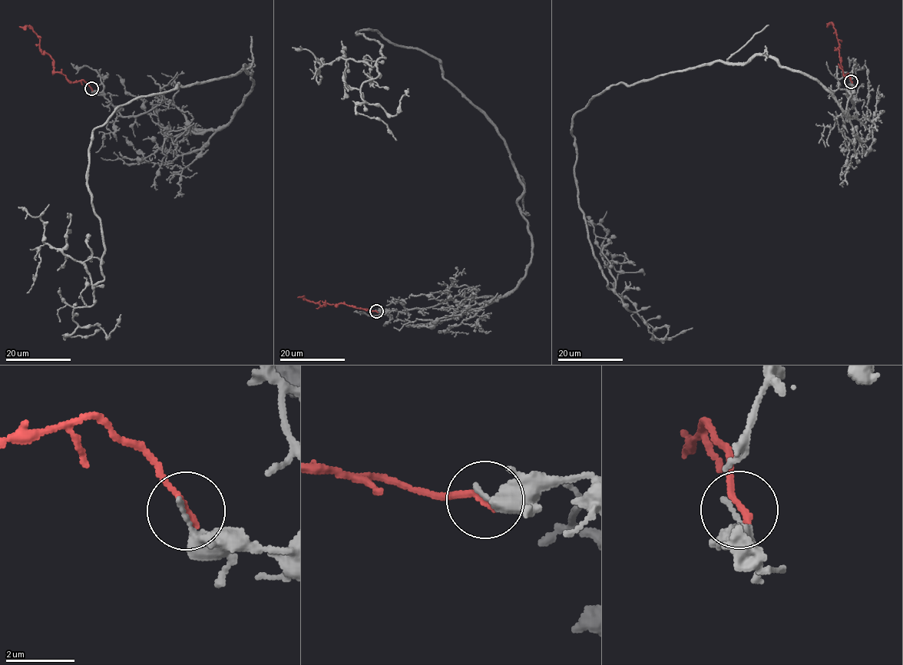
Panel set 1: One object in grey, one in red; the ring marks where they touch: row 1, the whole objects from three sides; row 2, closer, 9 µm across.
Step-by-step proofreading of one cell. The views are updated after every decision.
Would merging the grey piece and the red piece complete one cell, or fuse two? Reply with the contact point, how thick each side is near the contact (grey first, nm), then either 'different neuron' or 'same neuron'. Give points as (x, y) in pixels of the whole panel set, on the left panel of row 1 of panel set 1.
(91, 88) | 300/220 nm | different neuron

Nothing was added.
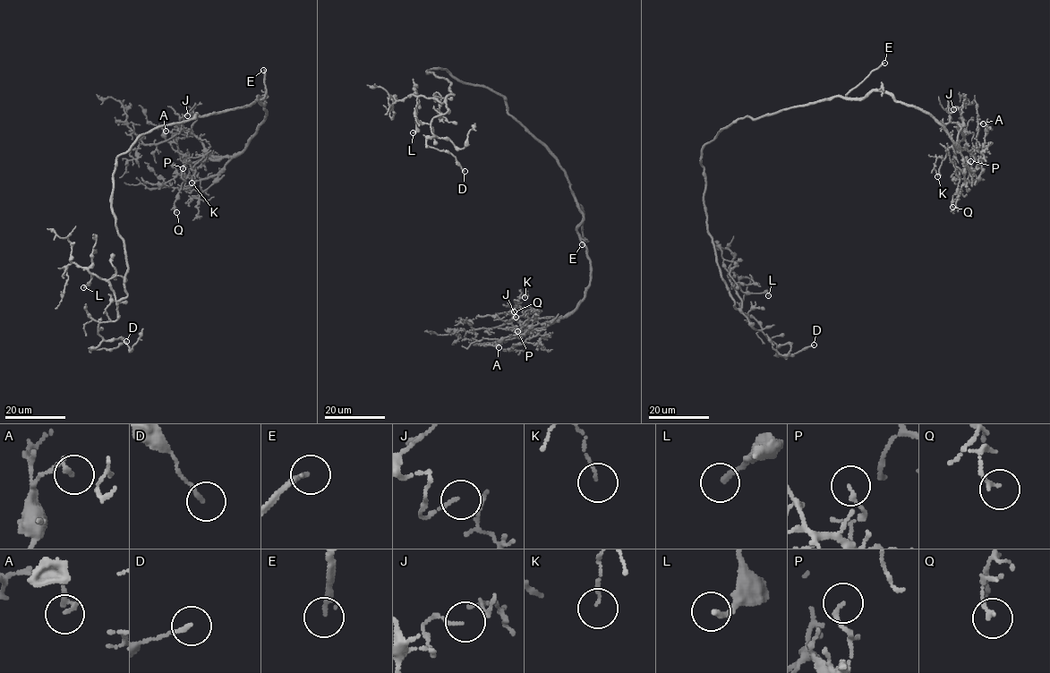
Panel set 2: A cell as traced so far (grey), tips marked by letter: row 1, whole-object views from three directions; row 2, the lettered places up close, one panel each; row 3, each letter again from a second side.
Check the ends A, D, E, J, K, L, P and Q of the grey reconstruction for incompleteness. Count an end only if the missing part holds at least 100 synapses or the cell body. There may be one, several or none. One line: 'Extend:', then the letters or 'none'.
Extend: E

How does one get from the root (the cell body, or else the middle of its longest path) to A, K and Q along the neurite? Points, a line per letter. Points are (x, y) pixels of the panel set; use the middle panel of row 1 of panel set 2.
A: (524, 126), (567, 178), (583, 216), (576, 230), (591, 280), (572, 312), (499, 347)
K: (524, 126), (567, 178), (583, 216), (576, 230), (591, 279), (563, 316), (517, 308), (524, 297)
Q: (524, 126), (567, 178), (591, 280), (563, 316), (514, 311)

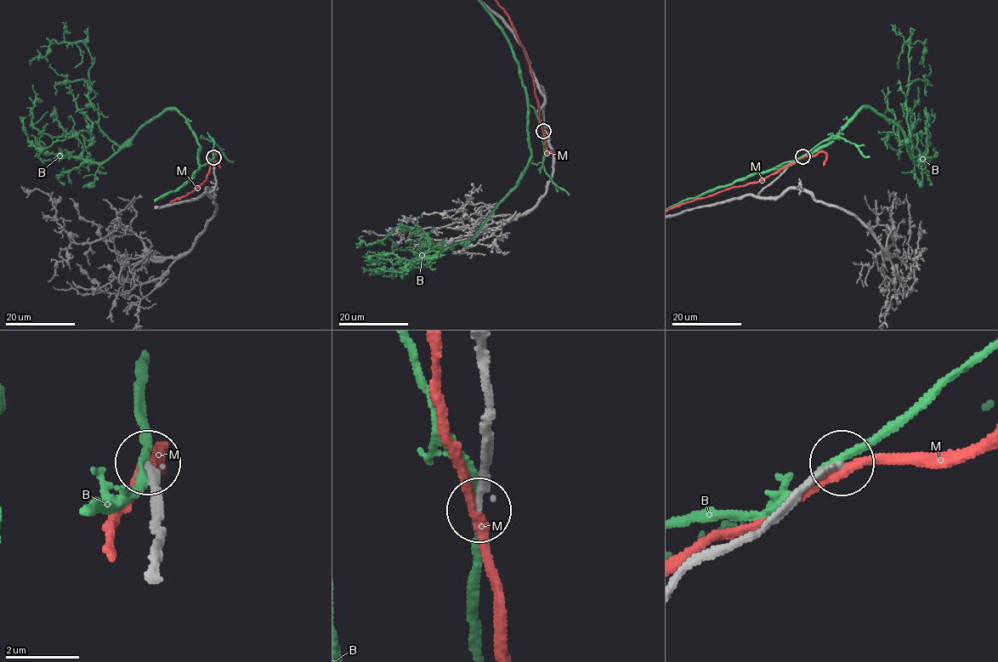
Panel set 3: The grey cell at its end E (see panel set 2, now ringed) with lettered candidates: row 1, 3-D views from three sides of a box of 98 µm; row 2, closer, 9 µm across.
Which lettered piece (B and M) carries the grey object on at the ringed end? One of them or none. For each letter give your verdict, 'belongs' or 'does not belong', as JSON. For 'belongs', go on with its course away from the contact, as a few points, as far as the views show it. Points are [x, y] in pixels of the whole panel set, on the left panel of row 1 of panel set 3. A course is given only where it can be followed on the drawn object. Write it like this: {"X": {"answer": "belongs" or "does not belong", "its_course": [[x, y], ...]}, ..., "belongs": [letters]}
{"B": {"answer": "does not belong"}, "M": {"answer": "does not belong"}, "belongs": []}

